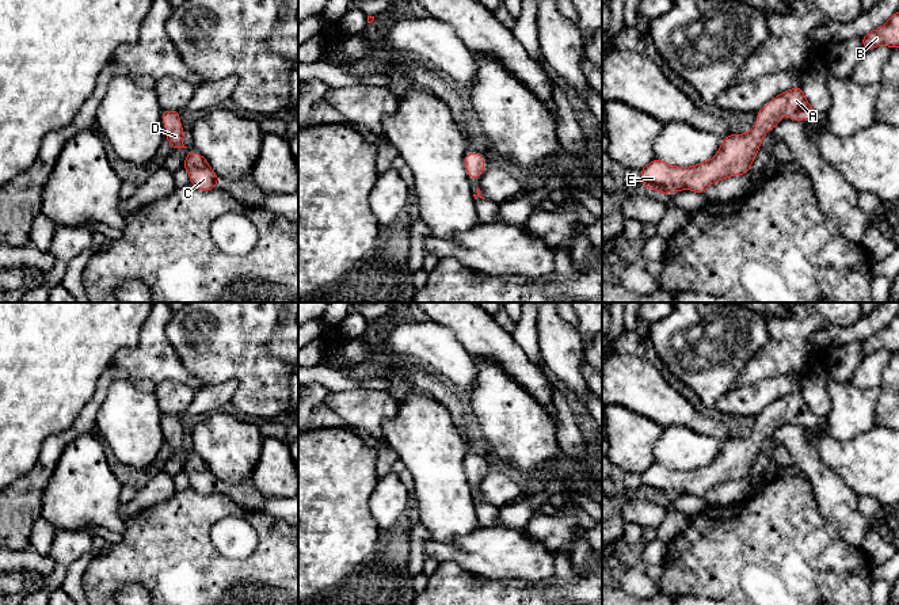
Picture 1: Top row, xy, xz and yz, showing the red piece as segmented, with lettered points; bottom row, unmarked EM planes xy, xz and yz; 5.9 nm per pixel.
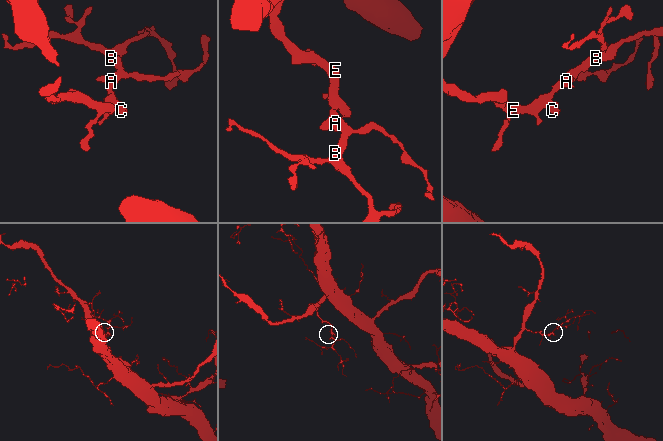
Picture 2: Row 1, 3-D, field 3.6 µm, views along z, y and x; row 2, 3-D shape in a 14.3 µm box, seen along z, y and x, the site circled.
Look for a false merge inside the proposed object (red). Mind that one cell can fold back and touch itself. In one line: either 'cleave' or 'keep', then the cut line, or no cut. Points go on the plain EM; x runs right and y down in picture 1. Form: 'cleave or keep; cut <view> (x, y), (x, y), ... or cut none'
keep; cut none

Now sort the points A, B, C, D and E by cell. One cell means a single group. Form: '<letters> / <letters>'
A B C D E

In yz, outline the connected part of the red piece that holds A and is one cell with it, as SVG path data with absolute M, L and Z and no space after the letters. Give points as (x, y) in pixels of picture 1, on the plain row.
M801 391L792 392L781 399L773 402L762 414L757 416L757 429L744 438L731 438L721 445L721 450L717 458L697 469L692 471L675 471L670 469L659 463L652 464L641 475L643 490L647 492L655 492L660 498L667 498L681 494L693 494L702 498L709 488L734 480L734 479L746 479L754 465L754 461L761 452L761 445L769 433L774 434L776 429L781 426L781 419L788 418L789 423L811 423L819 418L810 410L803 397Z

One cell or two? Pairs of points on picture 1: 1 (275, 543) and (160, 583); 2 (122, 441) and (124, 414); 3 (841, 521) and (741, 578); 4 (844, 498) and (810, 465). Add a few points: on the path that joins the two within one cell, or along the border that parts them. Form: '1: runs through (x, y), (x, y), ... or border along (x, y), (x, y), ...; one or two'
1: runs through (247, 571), (233, 581), (189, 583); one
2: runs through (124, 434), (124, 421); one
3: border along (815, 498), (818, 512), (840, 537), (854, 548); two
4: runs through (835, 493), (818, 474); one

